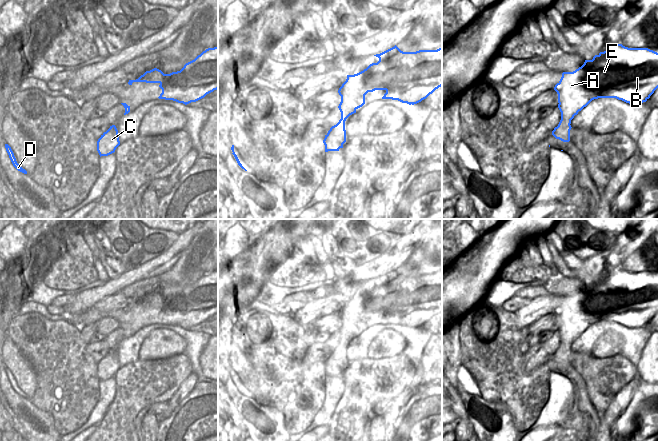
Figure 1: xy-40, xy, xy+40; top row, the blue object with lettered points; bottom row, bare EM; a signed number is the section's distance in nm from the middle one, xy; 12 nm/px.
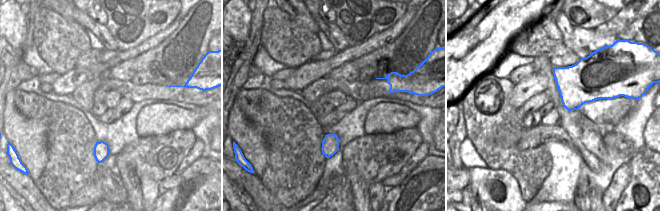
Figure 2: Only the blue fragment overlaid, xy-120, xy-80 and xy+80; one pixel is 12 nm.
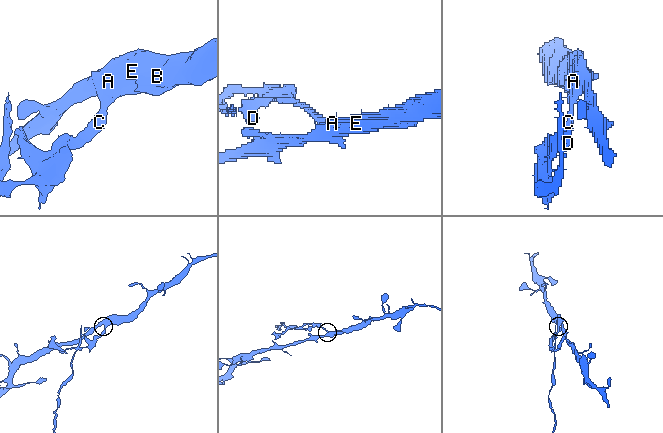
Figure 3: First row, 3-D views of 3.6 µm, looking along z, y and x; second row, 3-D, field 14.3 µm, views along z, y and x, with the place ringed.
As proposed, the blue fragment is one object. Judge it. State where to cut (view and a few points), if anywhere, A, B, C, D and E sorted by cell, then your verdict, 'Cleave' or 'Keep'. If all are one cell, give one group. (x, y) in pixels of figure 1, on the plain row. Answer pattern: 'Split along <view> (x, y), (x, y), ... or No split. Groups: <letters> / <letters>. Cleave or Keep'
Split along xy+40 (561, 342), (565, 342), (570, 346). Groups: A B E / C D. Cleave

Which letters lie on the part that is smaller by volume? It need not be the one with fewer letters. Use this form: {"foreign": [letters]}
{"foreign": ["C", "D"]}

